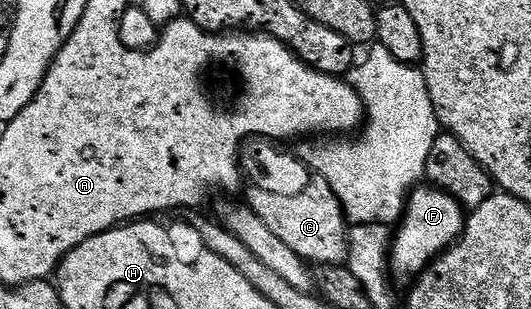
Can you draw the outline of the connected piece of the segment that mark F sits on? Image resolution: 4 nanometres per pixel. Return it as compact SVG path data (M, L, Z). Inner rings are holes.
M434 186L423 187L416 187L407 198L405 215L393 240L394 271L396 268L399 272L407 272L412 268L415 274L422 273L435 257L447 251L463 234L465 223L463 205L458 204L448 192L440 192Z

